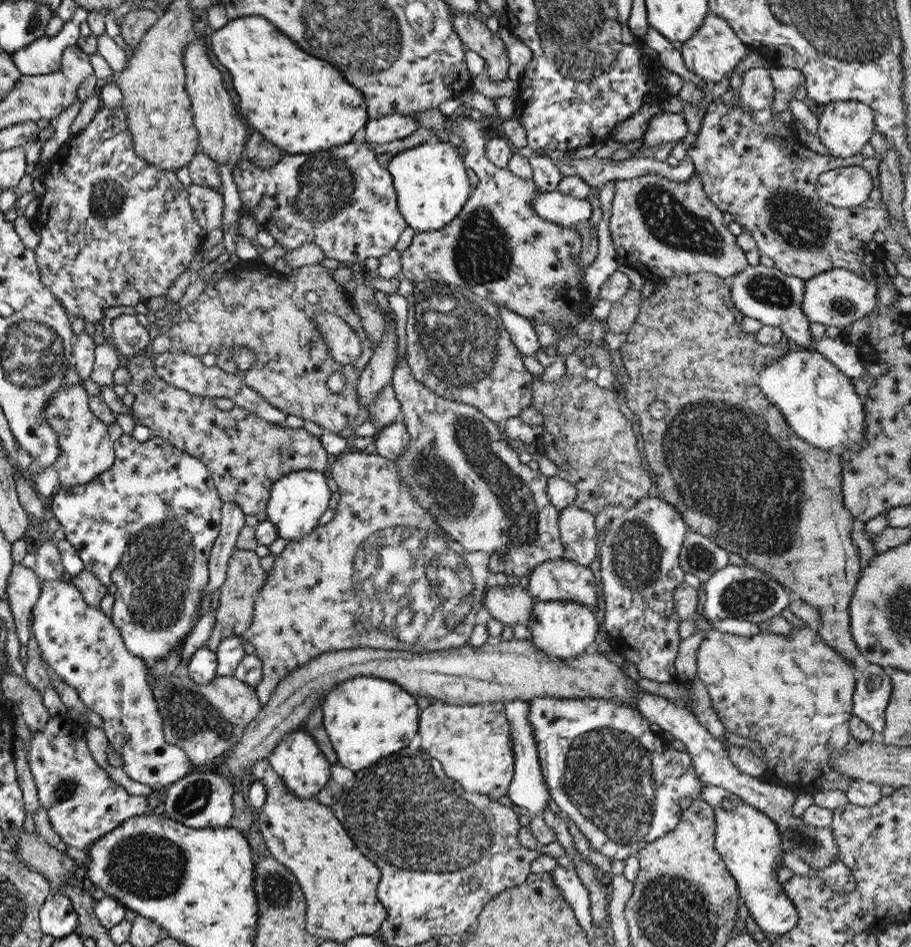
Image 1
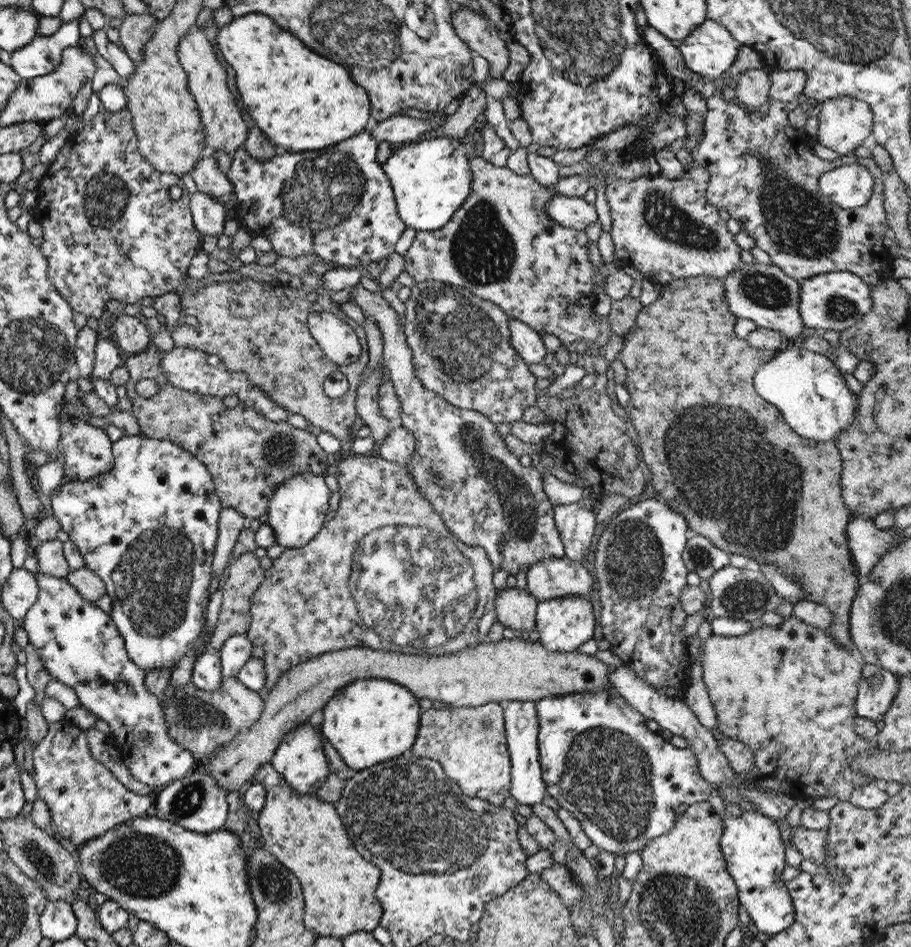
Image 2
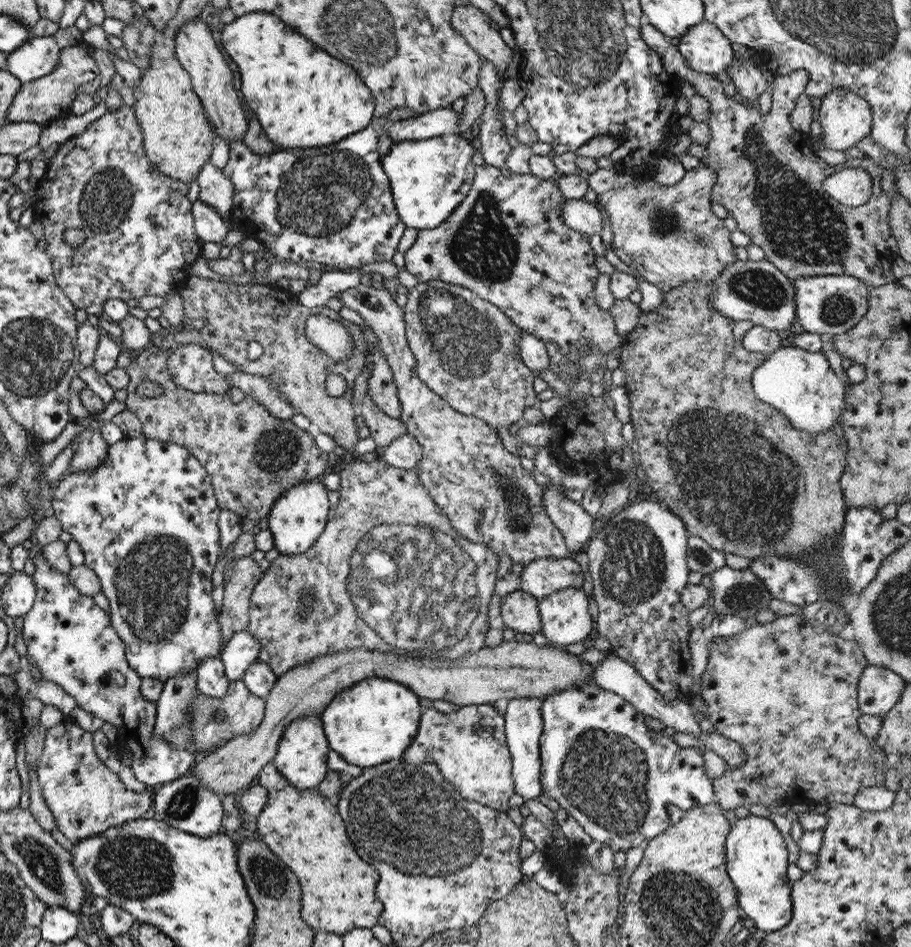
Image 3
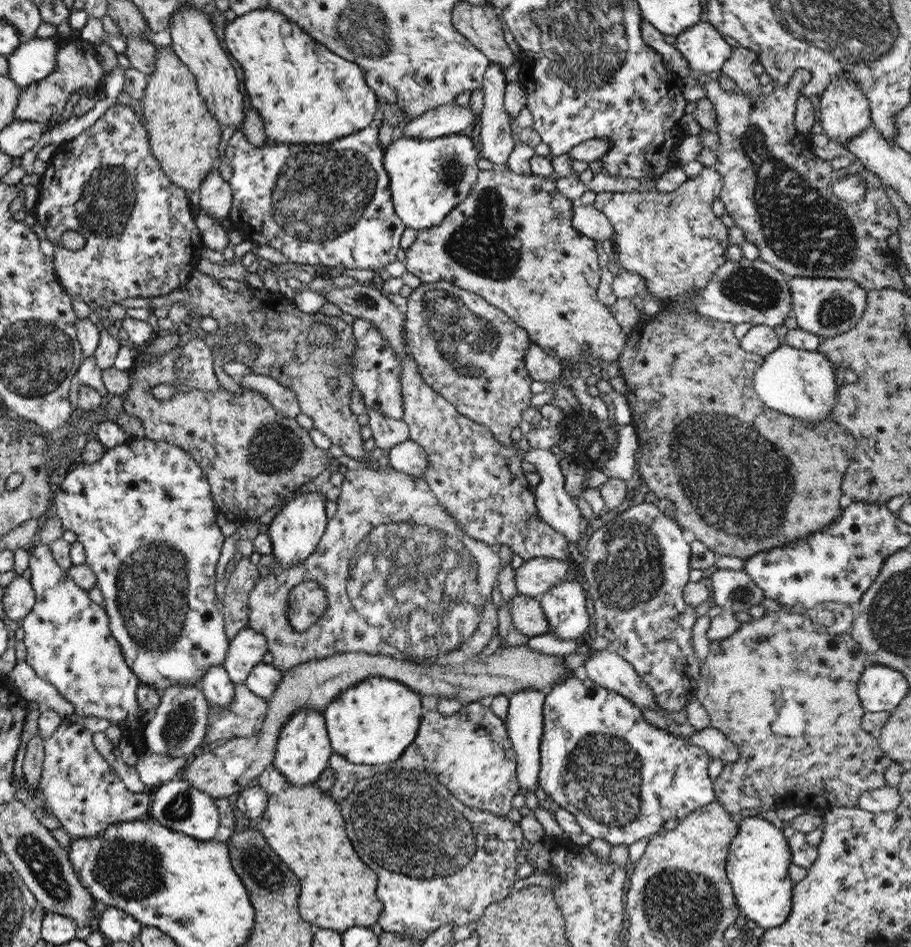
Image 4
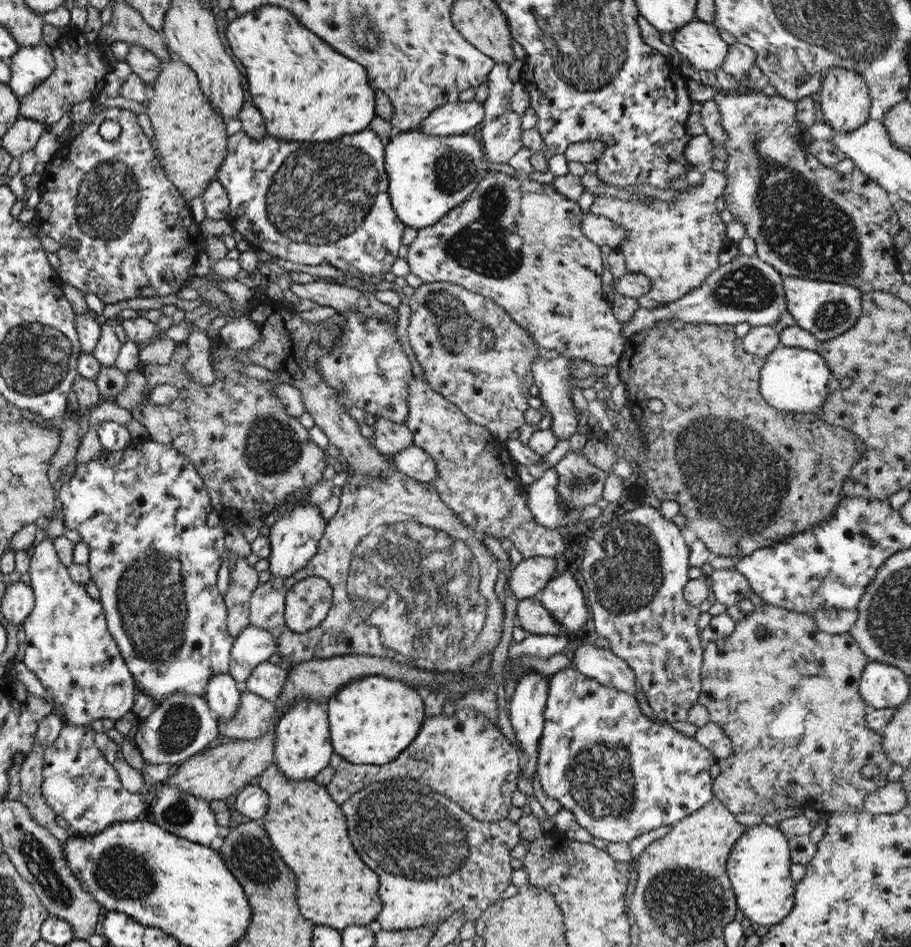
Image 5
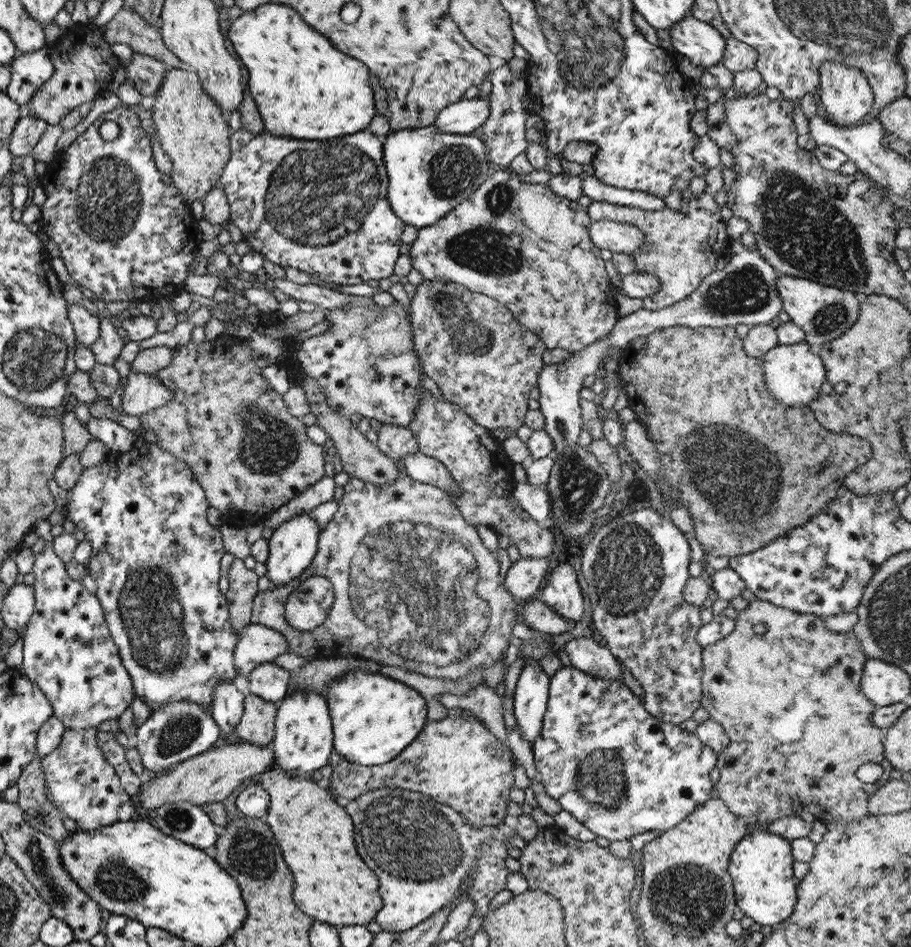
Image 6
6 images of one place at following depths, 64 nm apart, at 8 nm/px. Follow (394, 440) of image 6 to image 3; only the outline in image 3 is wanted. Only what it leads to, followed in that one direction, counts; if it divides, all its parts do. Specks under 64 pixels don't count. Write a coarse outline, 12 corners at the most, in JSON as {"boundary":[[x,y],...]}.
{"boundary":[[367,392],[359,413],[375,445],[384,447],[406,432],[381,411]]}

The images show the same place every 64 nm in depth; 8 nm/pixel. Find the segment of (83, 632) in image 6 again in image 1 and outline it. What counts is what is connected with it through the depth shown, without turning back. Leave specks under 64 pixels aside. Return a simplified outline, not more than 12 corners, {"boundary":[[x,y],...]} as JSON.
{"boundary":[[40,583],[41,659],[99,715],[131,780],[163,791],[192,771],[165,743],[145,681],[98,608]]}

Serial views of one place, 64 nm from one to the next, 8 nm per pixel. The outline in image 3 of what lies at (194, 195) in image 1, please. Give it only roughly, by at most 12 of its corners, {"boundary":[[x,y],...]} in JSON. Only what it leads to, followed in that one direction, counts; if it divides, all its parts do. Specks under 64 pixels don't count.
{"boundary":[[201,200],[190,203],[194,232],[221,245],[225,220]]}

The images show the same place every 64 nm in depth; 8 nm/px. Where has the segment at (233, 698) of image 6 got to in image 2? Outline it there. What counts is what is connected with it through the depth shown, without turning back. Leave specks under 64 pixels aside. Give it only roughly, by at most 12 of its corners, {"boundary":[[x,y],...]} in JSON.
{"boundary":[[209,649],[197,653],[191,684],[200,690],[218,690],[221,664]]}

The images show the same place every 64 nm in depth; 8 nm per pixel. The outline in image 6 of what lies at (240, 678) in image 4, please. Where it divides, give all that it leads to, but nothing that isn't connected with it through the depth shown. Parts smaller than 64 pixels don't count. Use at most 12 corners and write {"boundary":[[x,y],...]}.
{"boundary":[[247,624],[233,647],[237,676],[289,646],[281,632]]}

